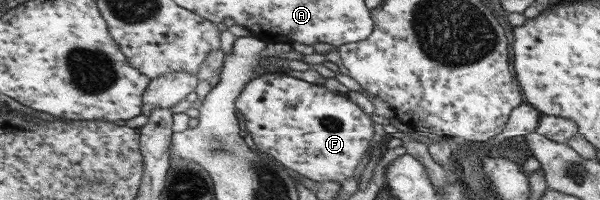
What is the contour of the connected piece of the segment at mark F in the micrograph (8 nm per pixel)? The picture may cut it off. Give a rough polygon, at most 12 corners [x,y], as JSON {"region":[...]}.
{"region":[[284,74],[238,97],[259,151],[342,183],[374,139],[356,103]]}

